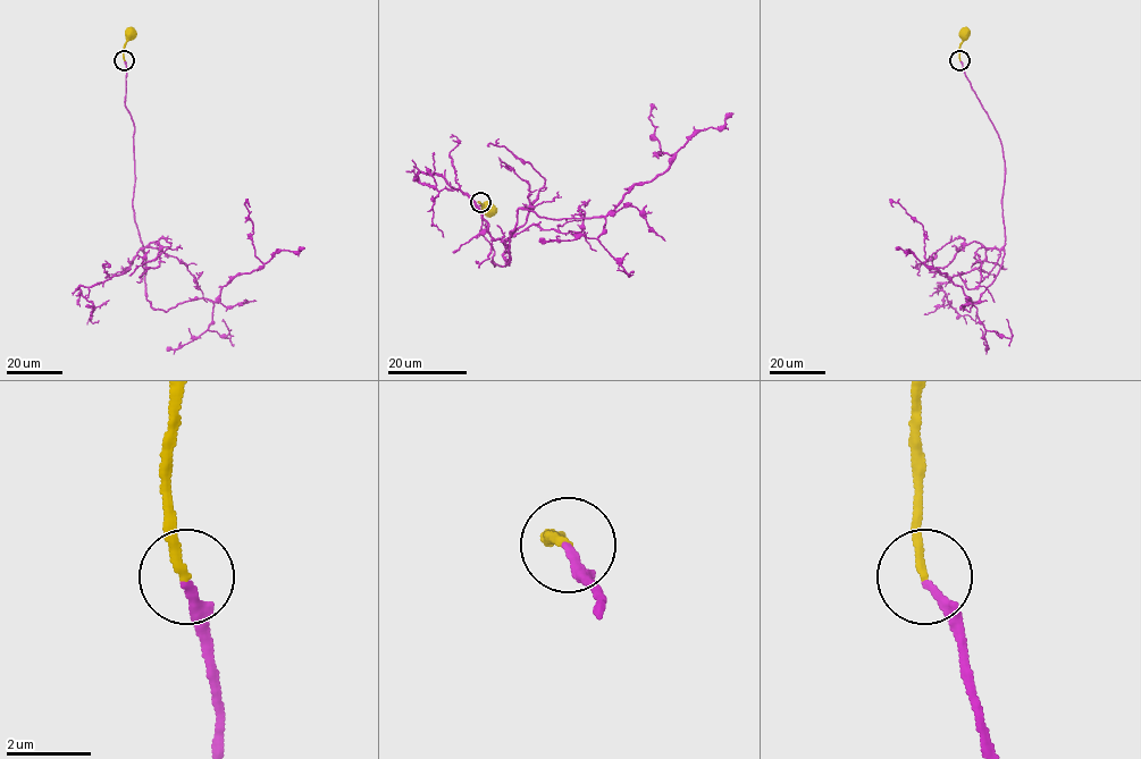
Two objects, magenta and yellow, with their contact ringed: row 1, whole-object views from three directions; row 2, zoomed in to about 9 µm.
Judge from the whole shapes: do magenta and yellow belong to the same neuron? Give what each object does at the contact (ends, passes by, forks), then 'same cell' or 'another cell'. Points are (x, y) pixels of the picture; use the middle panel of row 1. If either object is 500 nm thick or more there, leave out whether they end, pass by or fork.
magenta ends; yellow ends; same cell

